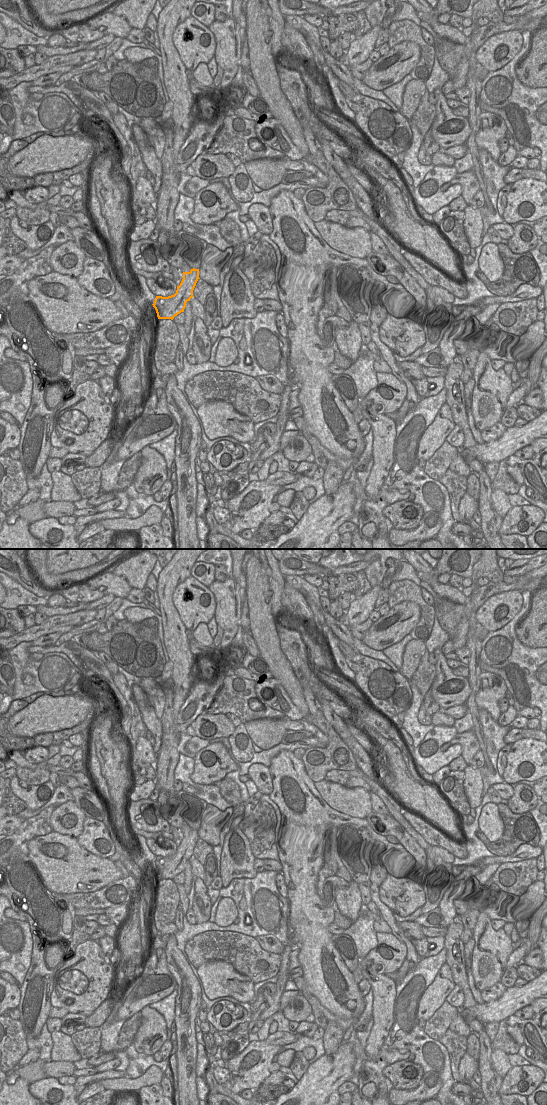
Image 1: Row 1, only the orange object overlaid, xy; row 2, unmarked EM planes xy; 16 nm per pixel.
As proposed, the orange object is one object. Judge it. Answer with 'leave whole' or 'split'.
leave whole

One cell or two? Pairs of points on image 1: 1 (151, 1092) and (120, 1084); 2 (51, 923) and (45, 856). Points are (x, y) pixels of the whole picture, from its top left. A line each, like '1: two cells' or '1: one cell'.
1: two cells
2: two cells

